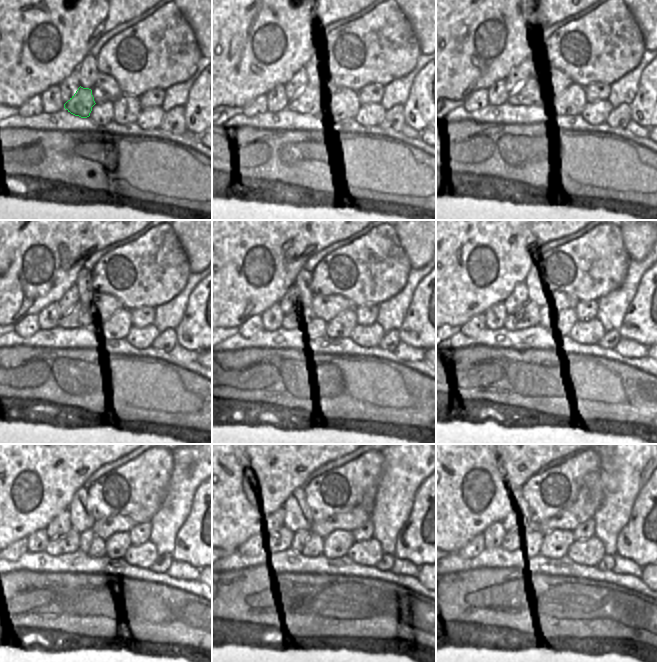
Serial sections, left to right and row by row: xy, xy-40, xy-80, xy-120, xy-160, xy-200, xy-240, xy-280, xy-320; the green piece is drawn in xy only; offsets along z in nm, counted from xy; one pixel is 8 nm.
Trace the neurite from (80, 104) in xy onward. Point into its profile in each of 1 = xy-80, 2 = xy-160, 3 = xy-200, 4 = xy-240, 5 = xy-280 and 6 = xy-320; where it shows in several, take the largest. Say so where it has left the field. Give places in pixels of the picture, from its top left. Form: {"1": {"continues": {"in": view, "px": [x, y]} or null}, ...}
{"1": {"continues": {"in": "xy-80", "px": [521, 95]}}, "2": {"continues": {"in": "xy-160", "px": [299, 317]}}, "3": {"continues": {"in": "xy-200", "px": [520, 319]}}, "4": {"continues": {"in": "xy-240", "px": [69, 542]}}, "5": {"continues": {"in": "xy-280", "px": [285, 543]}}, "6": {"continues": {"in": "xy-320", "px": [511, 541]}}}

